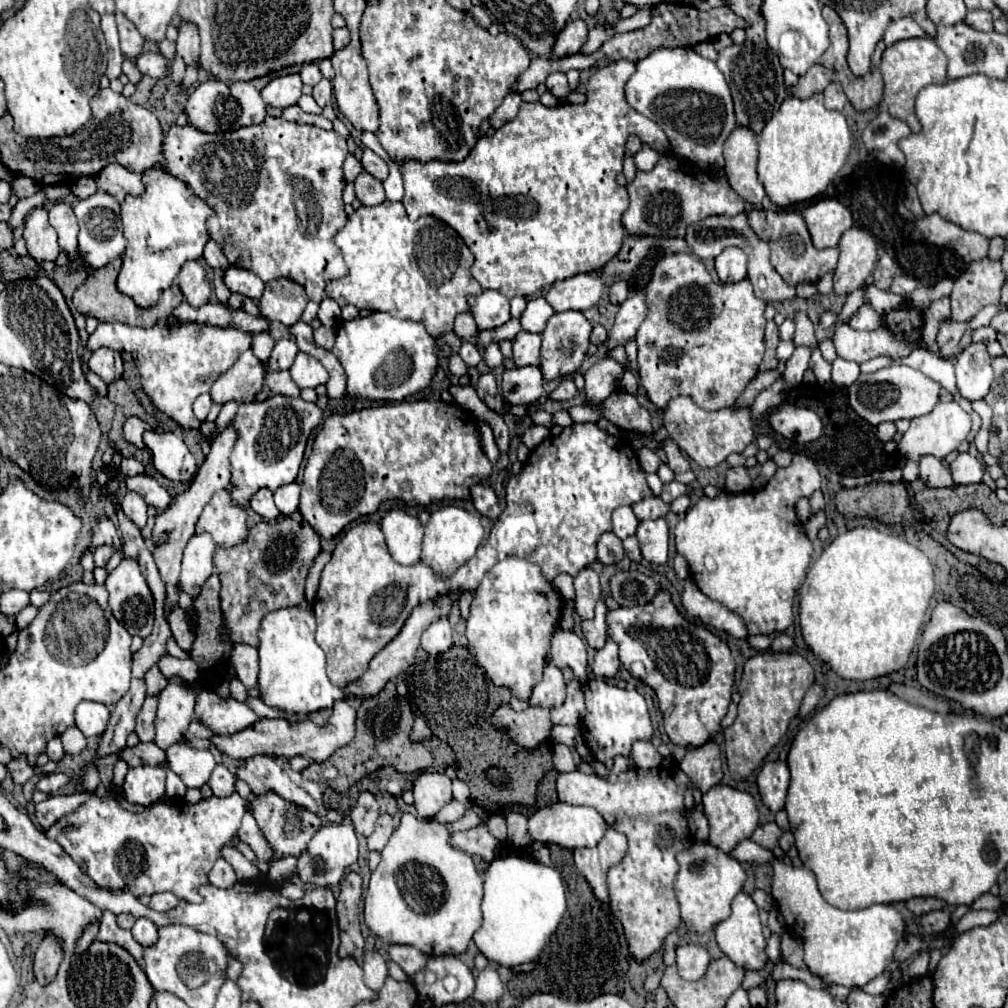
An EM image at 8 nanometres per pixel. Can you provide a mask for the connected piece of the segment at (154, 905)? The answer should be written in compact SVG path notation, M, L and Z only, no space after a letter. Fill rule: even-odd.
M162 892L162 894L154 894L148 906L150 906L152 910L166 912L166 910L172 910L174 906L178 906L178 902L180 902L180 900L178 900L172 892Z

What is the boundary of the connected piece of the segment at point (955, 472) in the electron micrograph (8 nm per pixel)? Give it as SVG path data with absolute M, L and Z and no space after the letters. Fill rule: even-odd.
M962 452L956 456L956 460L950 464L950 472L952 472L952 480L956 484L978 484L978 482L982 482L982 466L968 452Z

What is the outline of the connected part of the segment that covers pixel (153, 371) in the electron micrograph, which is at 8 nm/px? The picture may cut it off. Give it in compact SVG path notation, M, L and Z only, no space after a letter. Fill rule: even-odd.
M100 322L98 328L94 330L94 334L90 334L86 348L88 350L98 350L102 346L106 346L110 350L114 346L114 350L126 350L126 352L130 352L132 358L136 360L138 372L142 376L142 388L150 396L152 404L158 410L162 410L166 416L176 420L182 428L200 428L200 422L192 414L194 400L200 394L208 392L210 386L216 382L216 378L224 370L228 370L244 350L248 350L252 346L252 334L248 334L244 330L238 330L238 328L232 328L232 326L220 328L220 326L198 324L198 322L176 322L174 326L156 324L152 328L132 328L132 326L118 324L118 322L114 322L114 324Z

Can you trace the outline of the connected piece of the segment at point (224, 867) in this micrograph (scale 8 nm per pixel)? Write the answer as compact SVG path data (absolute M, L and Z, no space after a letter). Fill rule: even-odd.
M218 858L216 864L214 864L214 868L208 874L208 880L210 880L212 886L228 888L228 886L234 886L236 884L236 874L234 874L232 866L224 858Z

